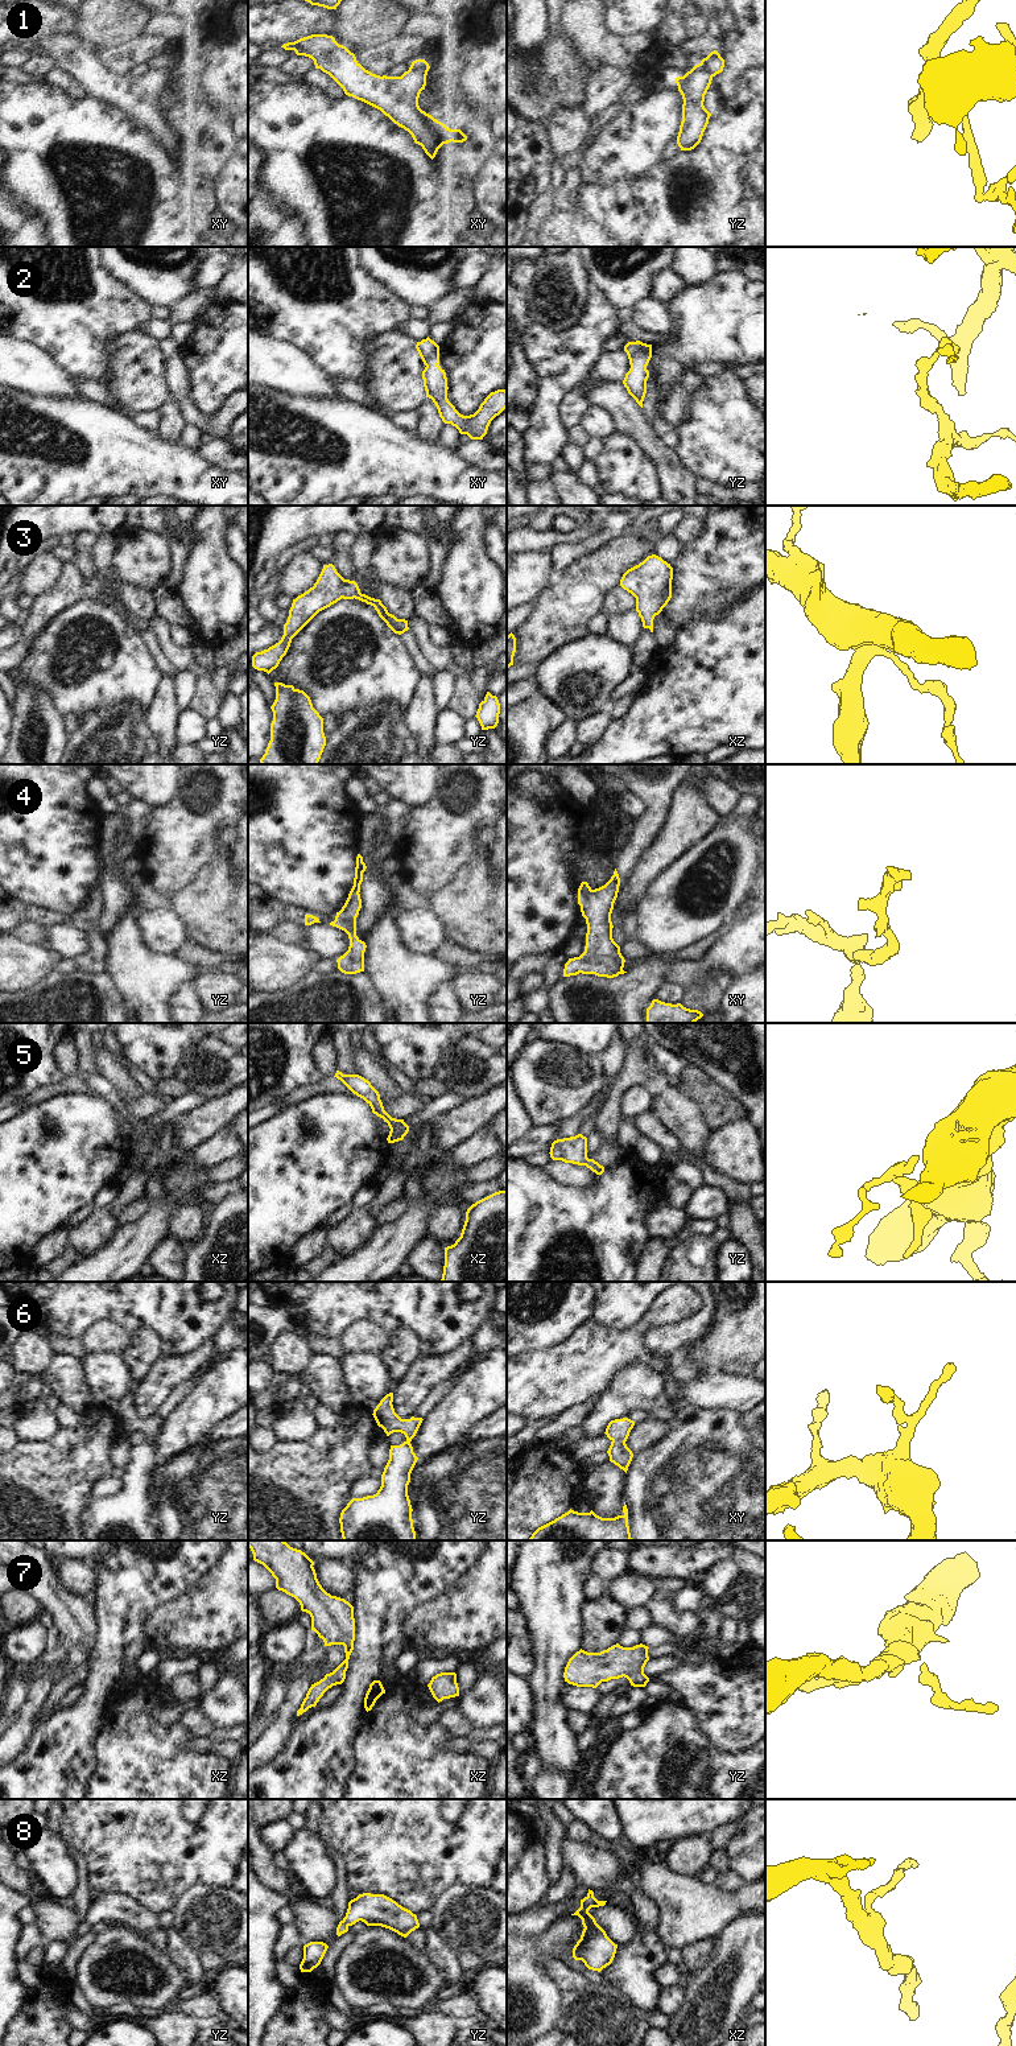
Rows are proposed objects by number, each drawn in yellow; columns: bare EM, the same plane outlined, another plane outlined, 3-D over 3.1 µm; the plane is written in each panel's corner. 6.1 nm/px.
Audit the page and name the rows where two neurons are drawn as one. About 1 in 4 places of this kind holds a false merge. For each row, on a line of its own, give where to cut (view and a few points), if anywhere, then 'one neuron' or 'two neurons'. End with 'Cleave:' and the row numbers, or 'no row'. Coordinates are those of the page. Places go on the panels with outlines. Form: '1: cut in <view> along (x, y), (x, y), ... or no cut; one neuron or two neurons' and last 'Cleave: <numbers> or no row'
1: cut in yz along (699, 64), (713, 75); two neurons
2: no cut; one neuron
3: no cut; one neuron
4: no cut; one neuron
5: no cut; one neuron
6: no cut; one neuron
7: no cut; one neuron
8: no cut; one neuron
Cleave: 1

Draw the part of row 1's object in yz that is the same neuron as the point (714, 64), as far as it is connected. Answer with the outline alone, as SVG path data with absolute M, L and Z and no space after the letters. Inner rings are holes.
M714 50L711 51L706 58L701 61L701 65L713 75L723 71L724 67L724 59L720 57L720 54Z

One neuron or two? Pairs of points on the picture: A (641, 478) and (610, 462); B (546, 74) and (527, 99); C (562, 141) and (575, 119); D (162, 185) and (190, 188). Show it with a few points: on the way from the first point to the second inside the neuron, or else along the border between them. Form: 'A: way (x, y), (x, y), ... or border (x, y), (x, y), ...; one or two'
A: way (634, 475), (622, 466), (618, 466); one
B: way (542, 81), (533, 93); one
C: way (568, 136), (570, 124); one
D: border (172, 160), (176, 165), (174, 181), (178, 193); two

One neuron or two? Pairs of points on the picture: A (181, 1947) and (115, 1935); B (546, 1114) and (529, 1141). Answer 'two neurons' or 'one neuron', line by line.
A: two neurons
B: two neurons

